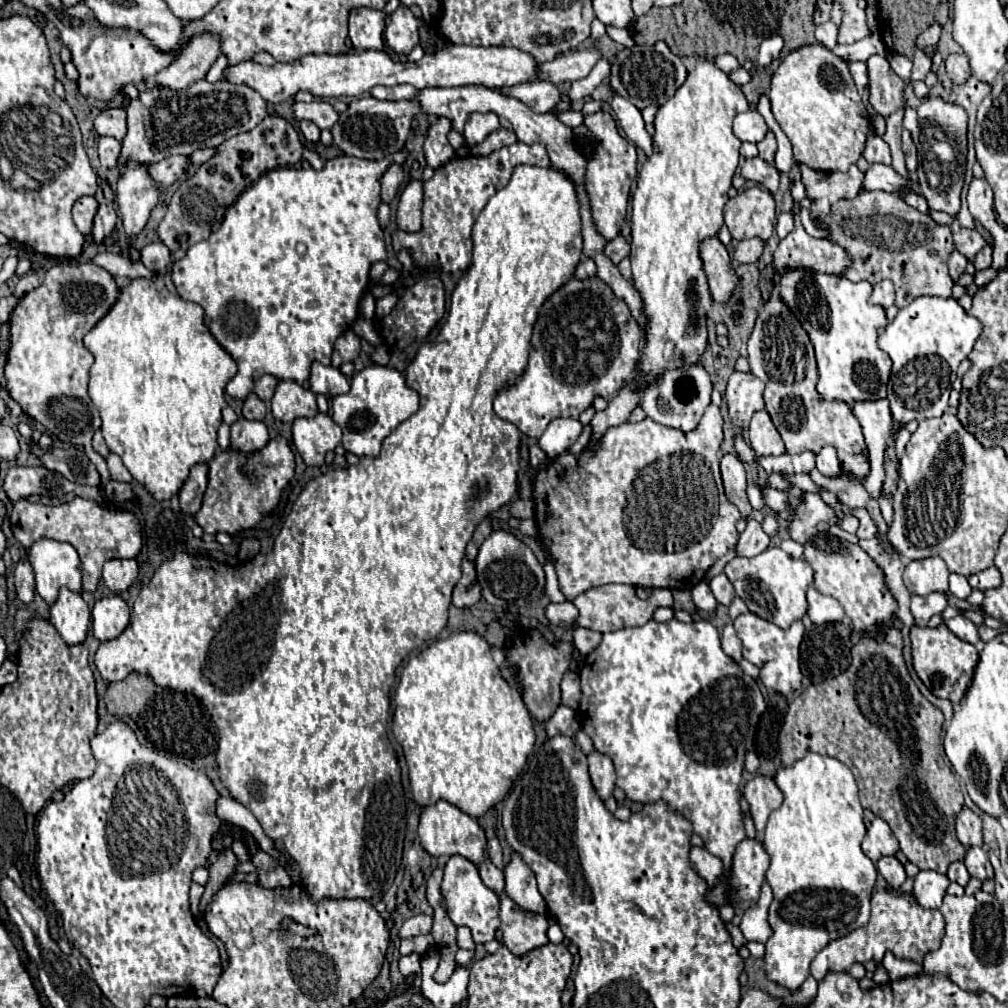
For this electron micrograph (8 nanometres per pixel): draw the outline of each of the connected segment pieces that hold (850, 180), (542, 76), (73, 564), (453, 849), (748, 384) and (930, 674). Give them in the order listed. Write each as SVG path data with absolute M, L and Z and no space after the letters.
M800 164L800 170L806 194L812 202L808 208L810 218L816 220L816 226L820 230L826 230L826 226L822 226L822 218L830 214L834 202L842 198L856 198L862 192L864 172L860 172L856 164L852 164L848 172L830 172L830 174L816 172L804 164Z
M594 44L592 48L582 48L568 56L558 56L552 62L544 62L540 66L538 80L548 80L554 84L560 84L566 80L574 82L588 76L598 60L600 60L600 48Z
M52 538L36 540L28 550L30 566L36 576L36 592L52 604L62 586L80 592L80 558L74 546Z
M438 800L436 804L422 808L418 838L420 838L422 848L428 854L436 856L436 858L440 858L440 856L450 858L454 854L460 854L460 856L468 858L470 862L474 862L476 866L486 860L486 852L484 852L486 836L484 836L484 830L478 826L478 822L474 818L470 818L468 814L464 814L462 810L458 810L456 806L444 802L444 800Z
M734 372L728 378L726 404L730 412L730 422L736 430L744 430L750 424L754 412L764 410L764 386L752 372Z
M940 624L936 628L912 626L910 642L912 642L912 664L924 686L938 698L960 702L974 674L974 666L978 662L976 646L960 640L956 634L948 630L946 624Z

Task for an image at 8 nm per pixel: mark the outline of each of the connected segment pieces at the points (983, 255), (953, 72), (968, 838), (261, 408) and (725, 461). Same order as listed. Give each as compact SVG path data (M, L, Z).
M984 246L984 248L976 254L976 258L972 260L972 264L974 264L976 270L990 268L990 264L992 264L992 250L990 250L990 246Z
M950 54L946 58L946 72L954 84L962 84L970 78L970 64L964 54Z
M962 808L956 818L956 836L966 848L982 846L982 818L970 808Z
M250 394L246 400L244 400L244 406L242 406L242 416L246 420L262 420L266 414L266 406L262 400L258 400L256 394Z
M724 454L720 460L720 470L722 470L722 480L724 480L724 490L726 498L740 510L740 514L748 516L752 512L748 496L746 496L746 470L744 464L736 454Z

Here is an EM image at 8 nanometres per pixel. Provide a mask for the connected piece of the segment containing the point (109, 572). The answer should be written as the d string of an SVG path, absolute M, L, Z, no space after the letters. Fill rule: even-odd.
M134 558L132 560L108 560L104 564L102 582L112 592L128 590L136 578L138 578L138 562Z

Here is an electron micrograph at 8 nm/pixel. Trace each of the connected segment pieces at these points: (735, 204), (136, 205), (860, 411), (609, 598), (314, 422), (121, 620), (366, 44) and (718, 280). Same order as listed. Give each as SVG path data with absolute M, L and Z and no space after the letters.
M758 186L740 192L726 202L724 222L732 238L738 242L750 238L762 238L768 242L776 224L774 196Z
M126 162L118 178L118 208L128 240L146 226L150 212L160 200L162 190L150 178L150 168L138 166L138 162Z
M882 398L878 402L854 402L850 408L862 426L866 446L870 452L870 474L864 480L864 488L874 500L878 500L884 482L886 438L892 428L892 414L888 408L888 400Z
M606 584L606 586L596 586L586 590L584 594L580 594L574 600L574 606L580 610L578 616L578 624L590 630L598 630L602 634L618 630L618 628L634 628L634 626L642 626L648 620L652 620L652 614L658 608L672 608L674 600L672 600L672 592L670 590L652 590L650 598L640 600L634 594L634 586L626 586L626 584Z
M328 414L296 418L292 424L292 444L308 466L320 466L324 454L342 442L342 430Z
M106 596L96 600L92 608L92 634L100 642L118 638L130 622L130 608L120 596Z
M354 8L348 18L350 40L358 52L364 50L382 50L382 30L384 30L384 12Z
M714 236L706 238L700 246L700 258L704 264L704 272L710 284L712 298L716 302L726 302L736 286L736 276L732 274L730 254L726 252L724 244Z

